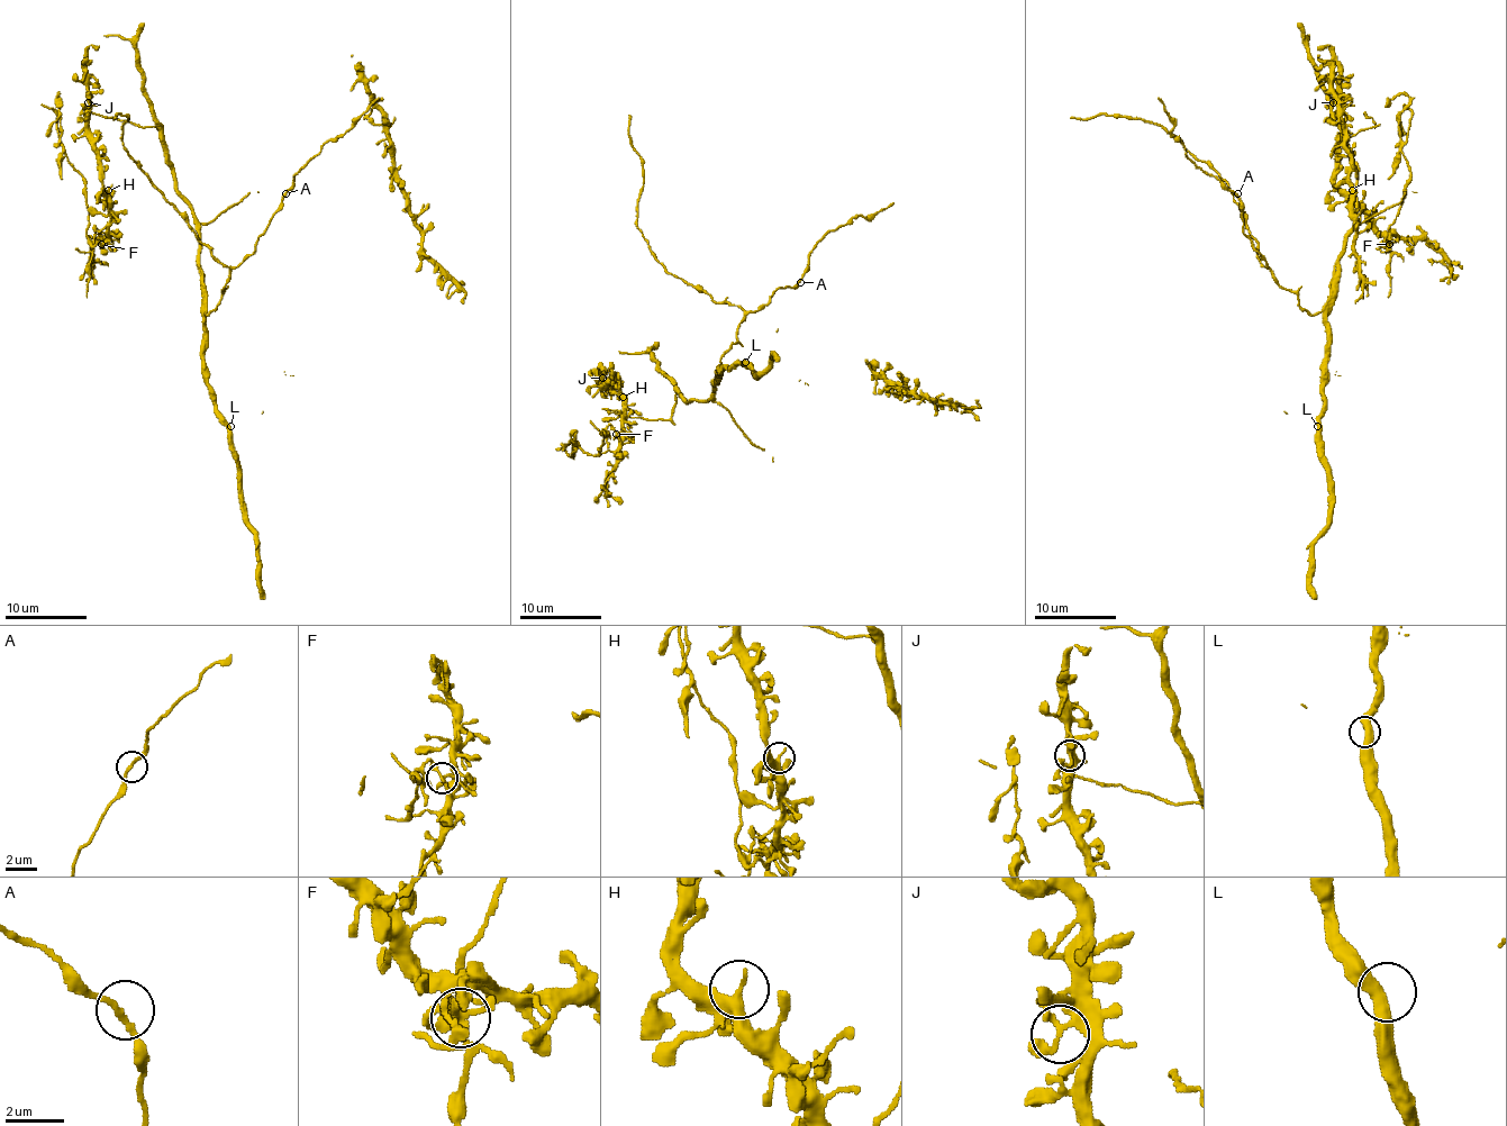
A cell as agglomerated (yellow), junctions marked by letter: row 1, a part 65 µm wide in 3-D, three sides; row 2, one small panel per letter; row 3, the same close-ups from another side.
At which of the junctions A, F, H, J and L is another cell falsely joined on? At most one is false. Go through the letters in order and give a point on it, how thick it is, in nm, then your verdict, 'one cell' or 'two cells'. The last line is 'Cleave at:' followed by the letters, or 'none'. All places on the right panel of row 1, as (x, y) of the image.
A: at (1237, 193); 180 nm thick; one cell
F: at (1389, 244); 240 nm thick; two cells
H: at (1352, 190); 380 nm thick; one cell
J: at (1333, 102); 240 nm thick; one cell
L: at (1317, 426); 440 nm thick; one cell
Cleave at: F

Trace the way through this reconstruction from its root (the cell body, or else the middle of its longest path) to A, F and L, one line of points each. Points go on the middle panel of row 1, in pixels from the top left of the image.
A: (715, 390), (720, 357), (737, 339), (737, 327), (750, 312), (762, 309), (778, 289), (800, 282)
F: (715, 390), (690, 402), (678, 392), (668, 419), (642, 419), (609, 408), (607, 382), (625, 408), (617, 433)
L: (715, 390), (717, 374), (723, 368), (735, 368), (745, 362)

